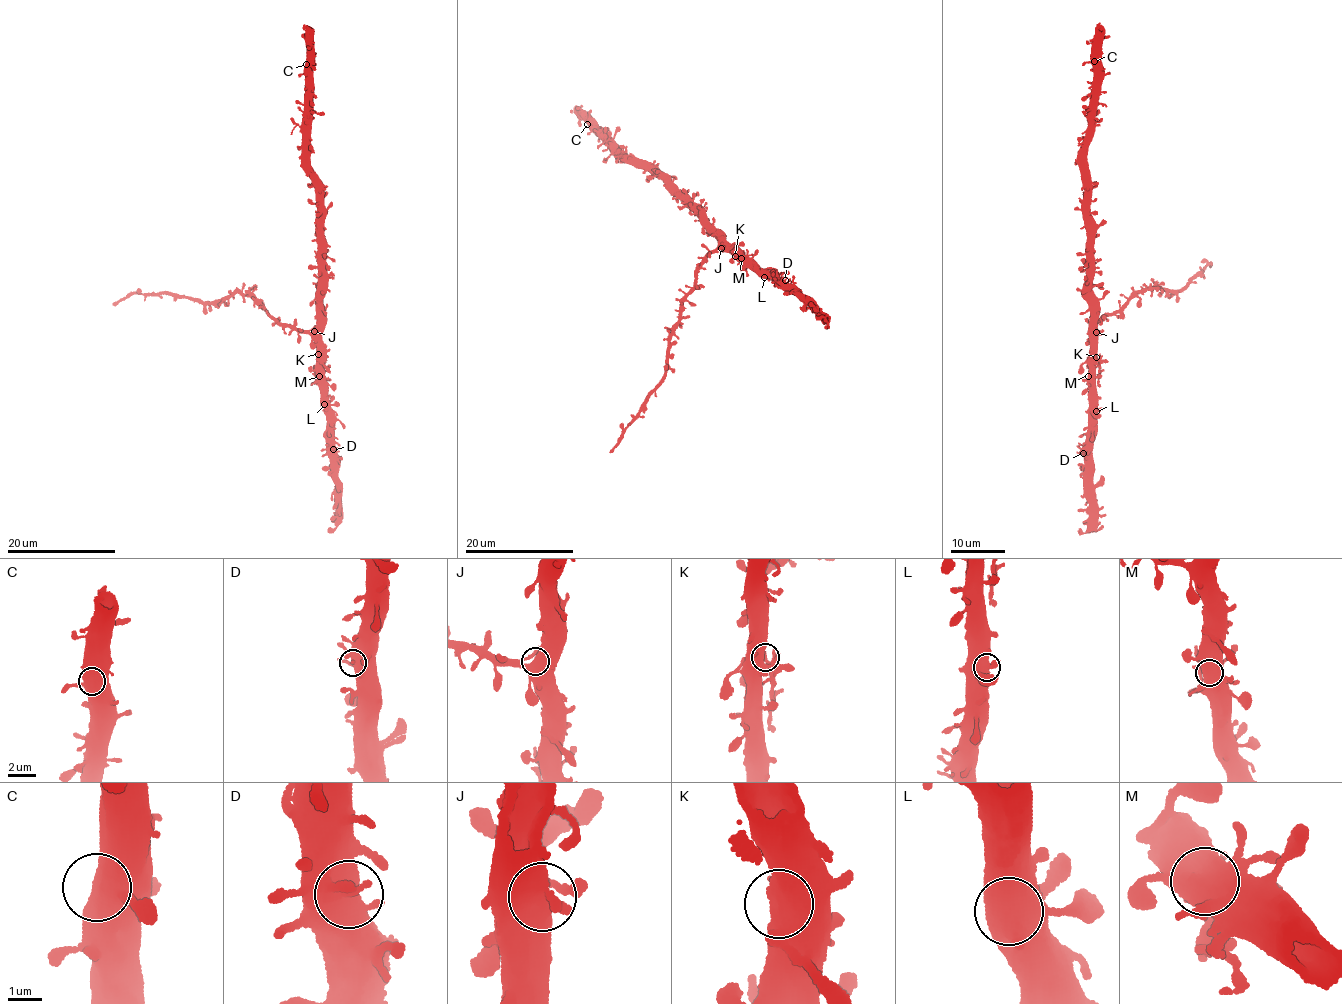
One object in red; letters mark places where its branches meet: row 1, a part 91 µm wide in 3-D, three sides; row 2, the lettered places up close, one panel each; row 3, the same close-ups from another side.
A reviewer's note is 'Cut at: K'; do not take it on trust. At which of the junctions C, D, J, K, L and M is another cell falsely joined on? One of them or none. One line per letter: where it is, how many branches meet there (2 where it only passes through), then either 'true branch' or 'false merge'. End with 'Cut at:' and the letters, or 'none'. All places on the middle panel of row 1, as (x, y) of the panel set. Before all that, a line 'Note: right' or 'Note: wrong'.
Note: right
C: place (587, 124); branches 2; true branch
D: place (785, 280); branches 2; true branch
J: place (721, 248); branches 3; true branch
K: place (735, 256); branches 3; false merge
L: place (764, 277); branches 3; true branch
M: place (741, 258); branches 1; true branch
Cut at: K

